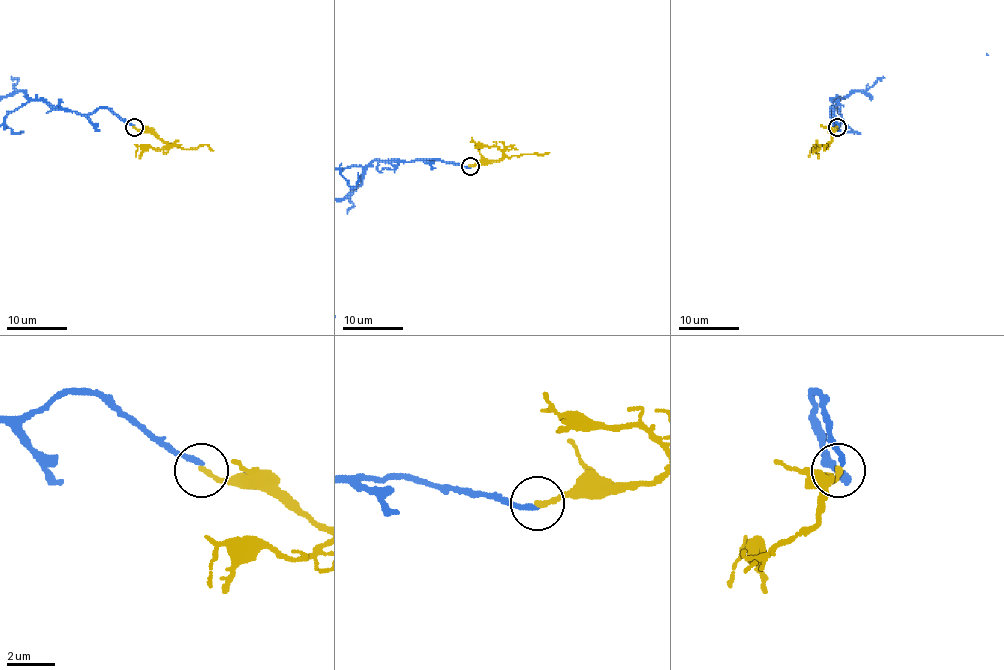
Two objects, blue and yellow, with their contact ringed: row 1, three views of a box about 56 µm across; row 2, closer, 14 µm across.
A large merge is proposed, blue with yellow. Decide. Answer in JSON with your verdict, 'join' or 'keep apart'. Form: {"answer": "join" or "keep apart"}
{"answer": "keep apart"}

